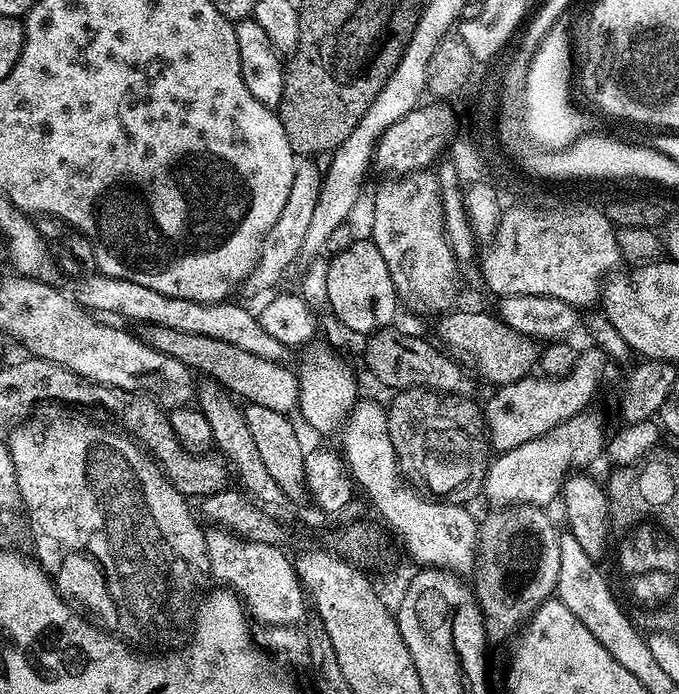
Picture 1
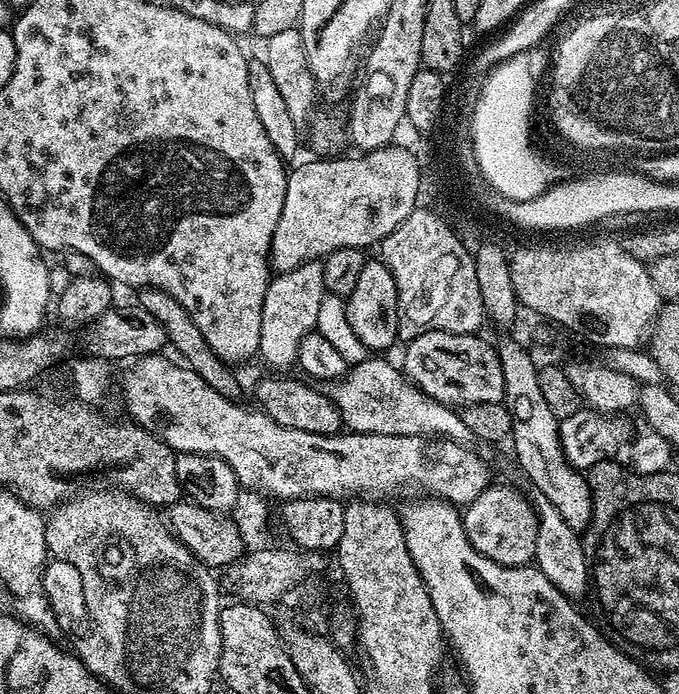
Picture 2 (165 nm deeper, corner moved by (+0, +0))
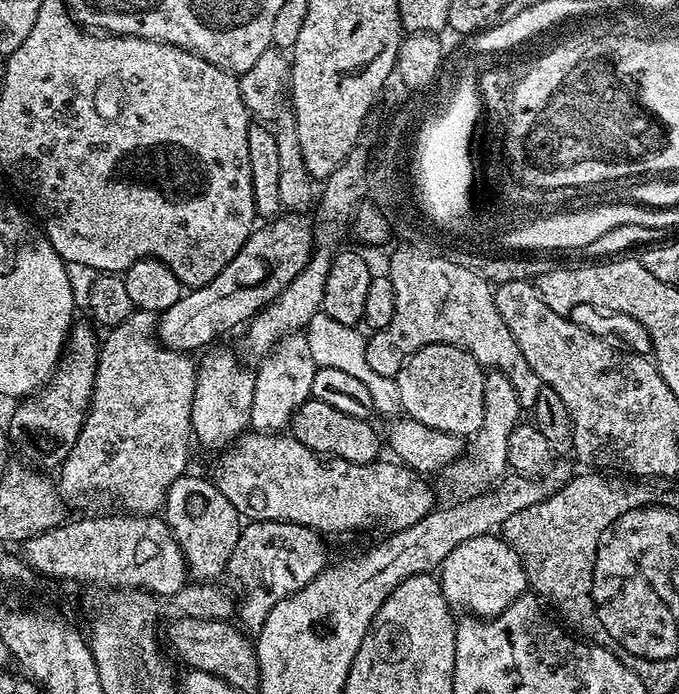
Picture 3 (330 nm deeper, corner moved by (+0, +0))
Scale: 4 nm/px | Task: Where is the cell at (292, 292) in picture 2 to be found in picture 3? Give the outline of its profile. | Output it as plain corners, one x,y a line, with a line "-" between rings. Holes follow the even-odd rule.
304,334
282,337
259,364
260,368
255,369
251,427
258,432
279,433
291,425
292,416
298,410
298,406
302,406
310,399
317,364
310,354

